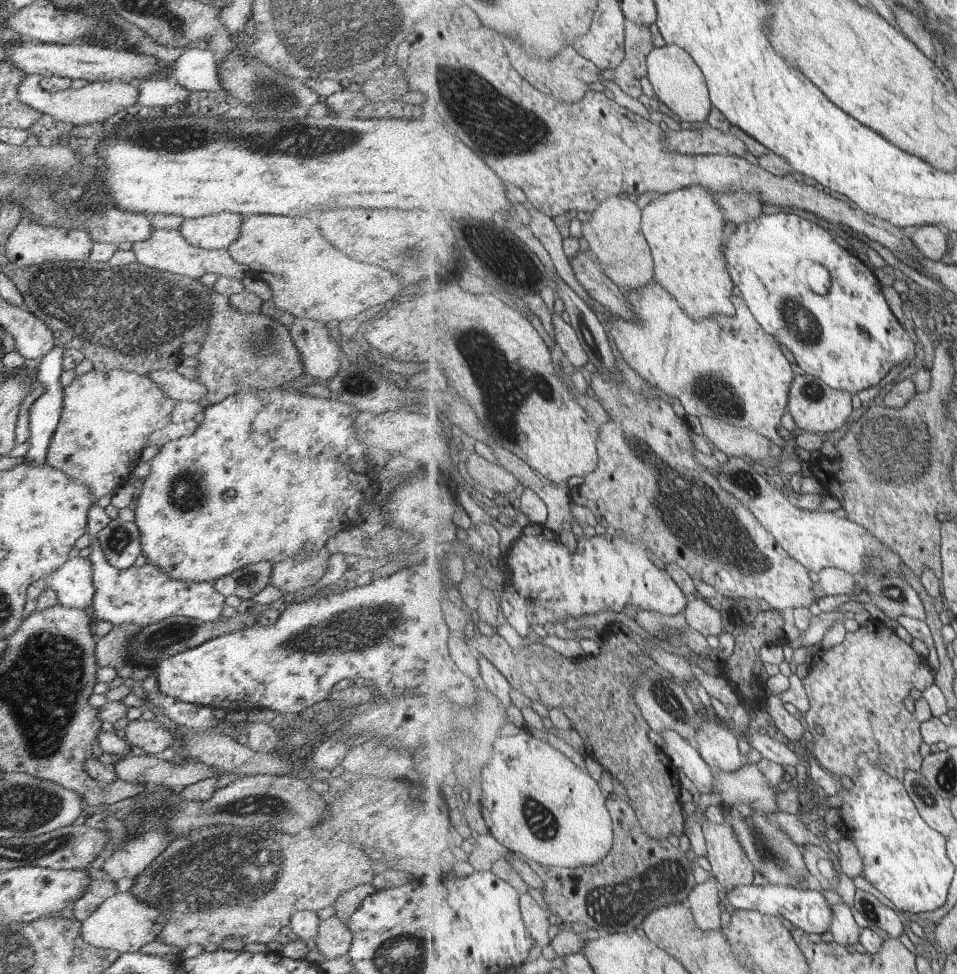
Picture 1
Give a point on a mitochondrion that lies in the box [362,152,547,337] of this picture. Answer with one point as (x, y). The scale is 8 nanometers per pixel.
(516, 262)

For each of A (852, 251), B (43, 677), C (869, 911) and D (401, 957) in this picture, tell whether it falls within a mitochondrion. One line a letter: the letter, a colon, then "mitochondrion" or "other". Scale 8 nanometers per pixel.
A: other
B: mitochondrion
C: other
D: mitochondrion

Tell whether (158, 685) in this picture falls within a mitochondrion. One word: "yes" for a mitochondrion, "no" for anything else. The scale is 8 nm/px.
no

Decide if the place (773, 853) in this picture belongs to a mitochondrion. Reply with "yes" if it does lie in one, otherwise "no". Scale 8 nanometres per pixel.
yes

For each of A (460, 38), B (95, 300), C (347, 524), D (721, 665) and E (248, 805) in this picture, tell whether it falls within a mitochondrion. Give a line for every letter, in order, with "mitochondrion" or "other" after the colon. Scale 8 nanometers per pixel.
A: other
B: mitochondrion
C: other
D: other
E: mitochondrion

